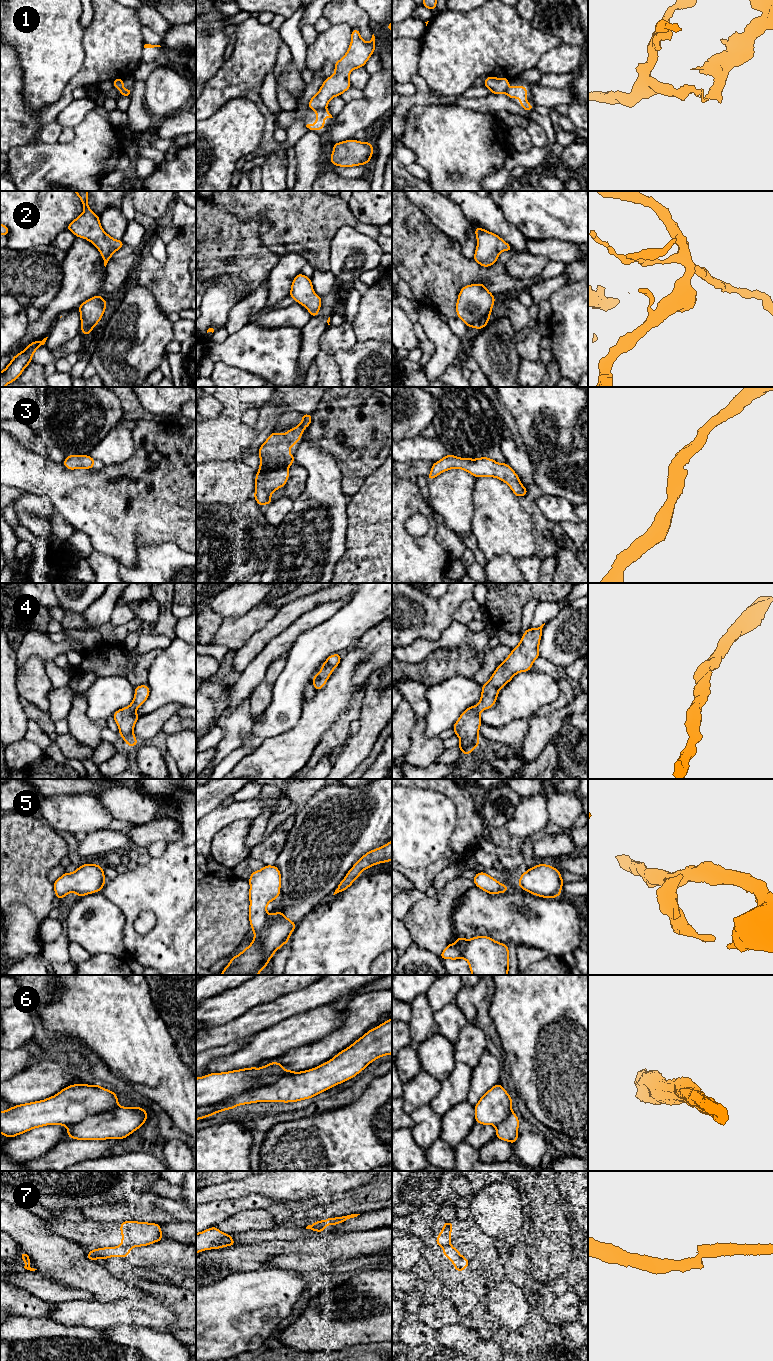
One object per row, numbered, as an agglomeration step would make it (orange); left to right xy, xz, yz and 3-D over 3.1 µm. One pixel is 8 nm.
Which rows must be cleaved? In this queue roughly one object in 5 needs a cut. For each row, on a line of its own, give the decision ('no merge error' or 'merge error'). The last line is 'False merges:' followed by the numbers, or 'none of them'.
1: merge error
2: no merge error
3: no merge error
4: no merge error
5: no merge error
6: merge error
7: merge error
False merges: 1, 6, 7

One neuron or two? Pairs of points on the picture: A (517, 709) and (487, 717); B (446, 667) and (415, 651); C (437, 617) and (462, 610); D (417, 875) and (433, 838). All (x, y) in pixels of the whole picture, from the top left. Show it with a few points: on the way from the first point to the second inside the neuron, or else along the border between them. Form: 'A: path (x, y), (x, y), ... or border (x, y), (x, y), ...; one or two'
A: path (510, 709), (506, 709), (498, 716), (494, 716); one
B: border (449, 648), (437, 648), (421, 661), (404, 662); two
C: border (472, 597), (465, 600), (456, 609), (452, 619); two
D: border (440, 856), (423, 867), (406, 868), (402, 866); two

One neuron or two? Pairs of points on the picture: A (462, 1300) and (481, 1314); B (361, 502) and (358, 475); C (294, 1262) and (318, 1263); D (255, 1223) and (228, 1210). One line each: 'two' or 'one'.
A: two
B: two
C: one
D: two

